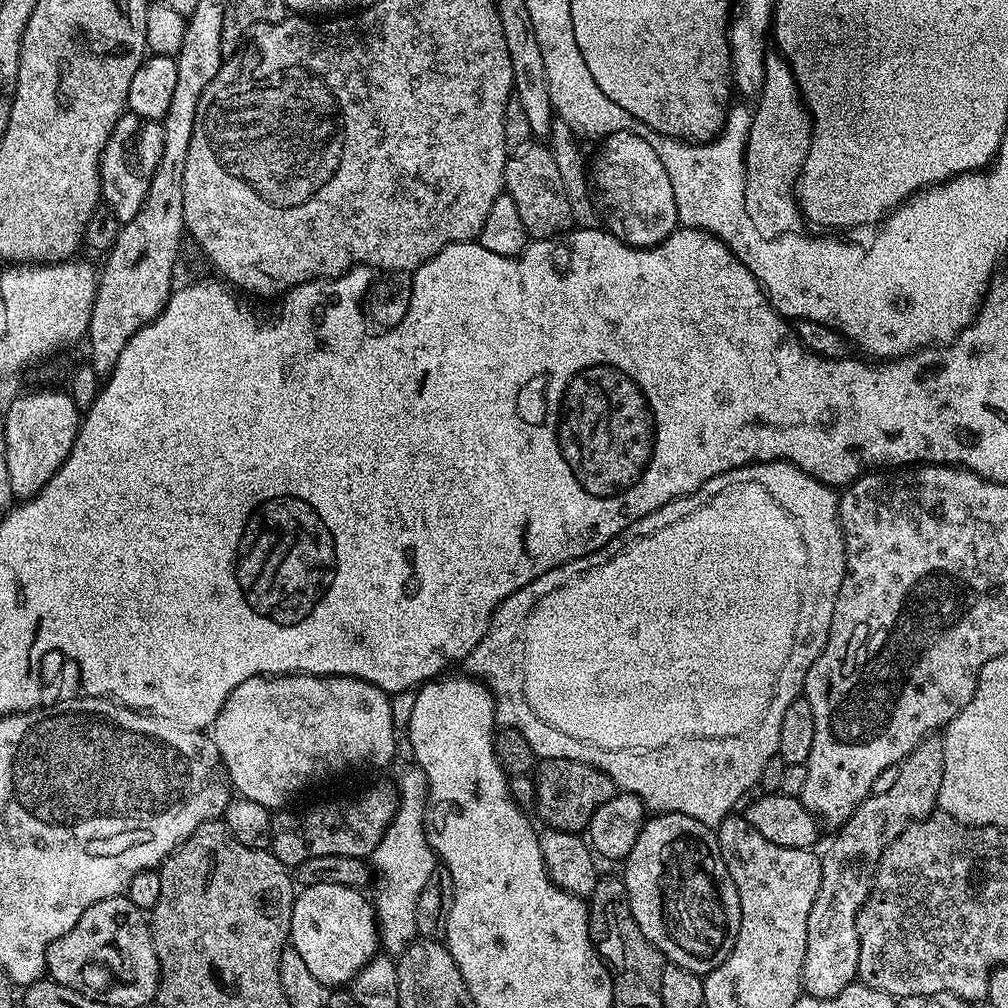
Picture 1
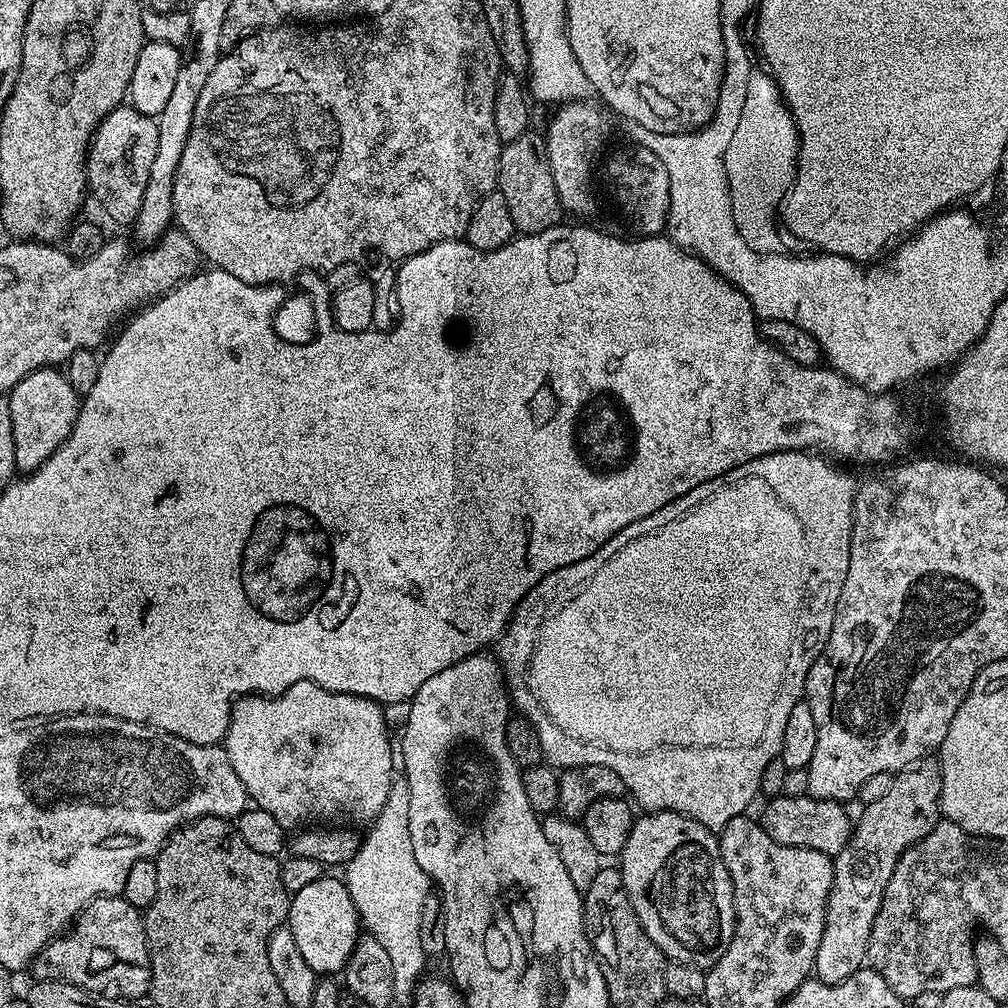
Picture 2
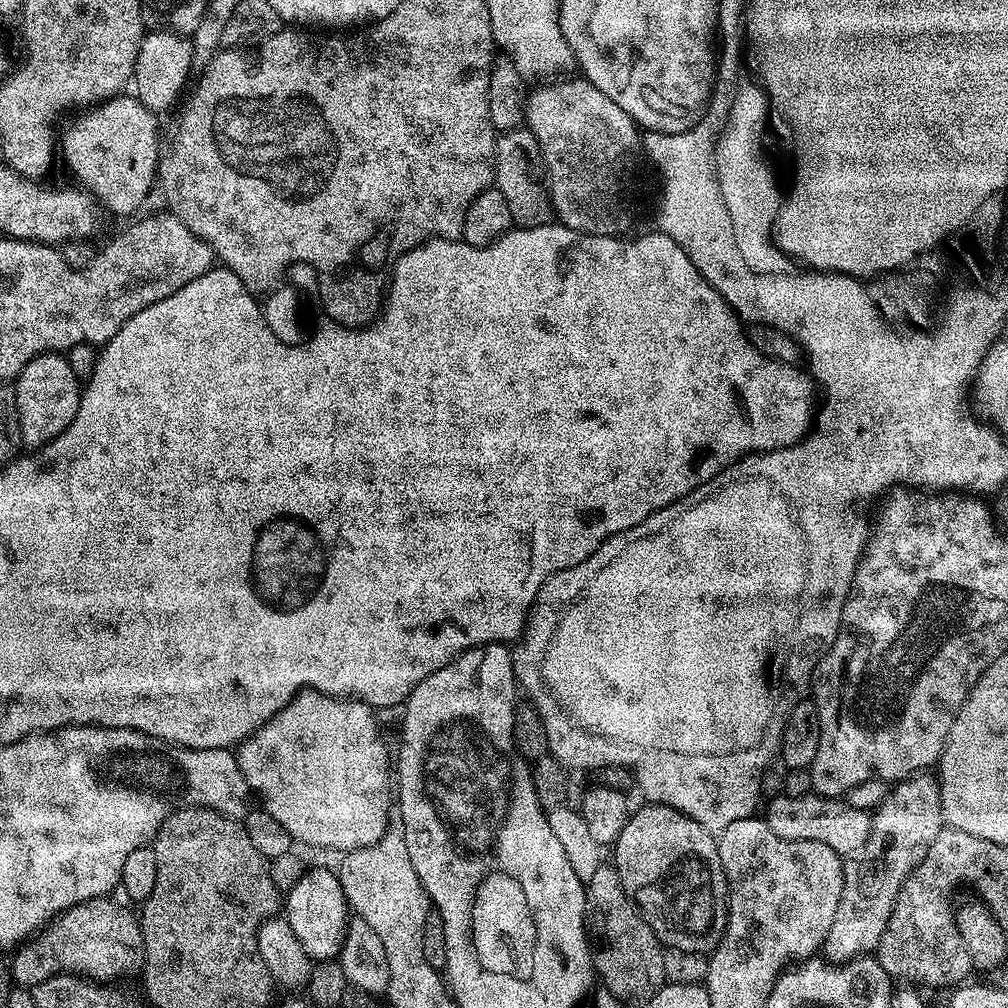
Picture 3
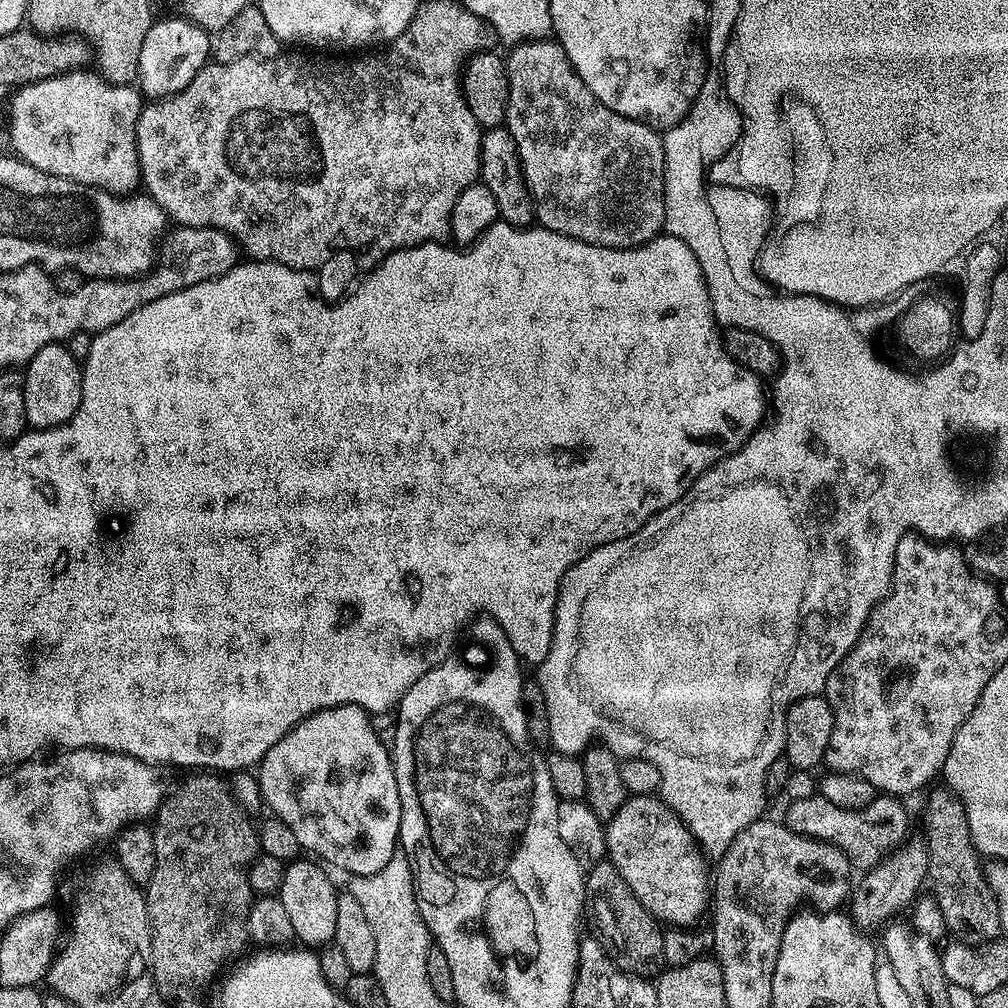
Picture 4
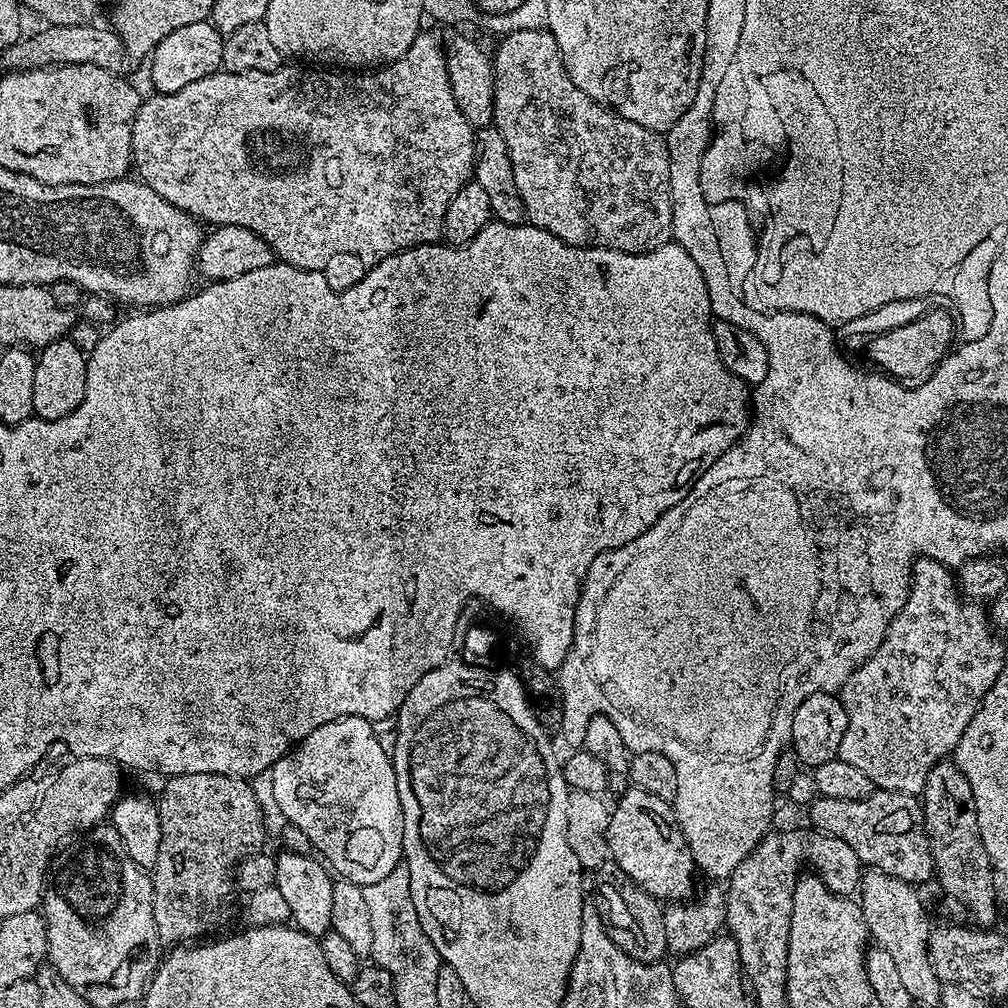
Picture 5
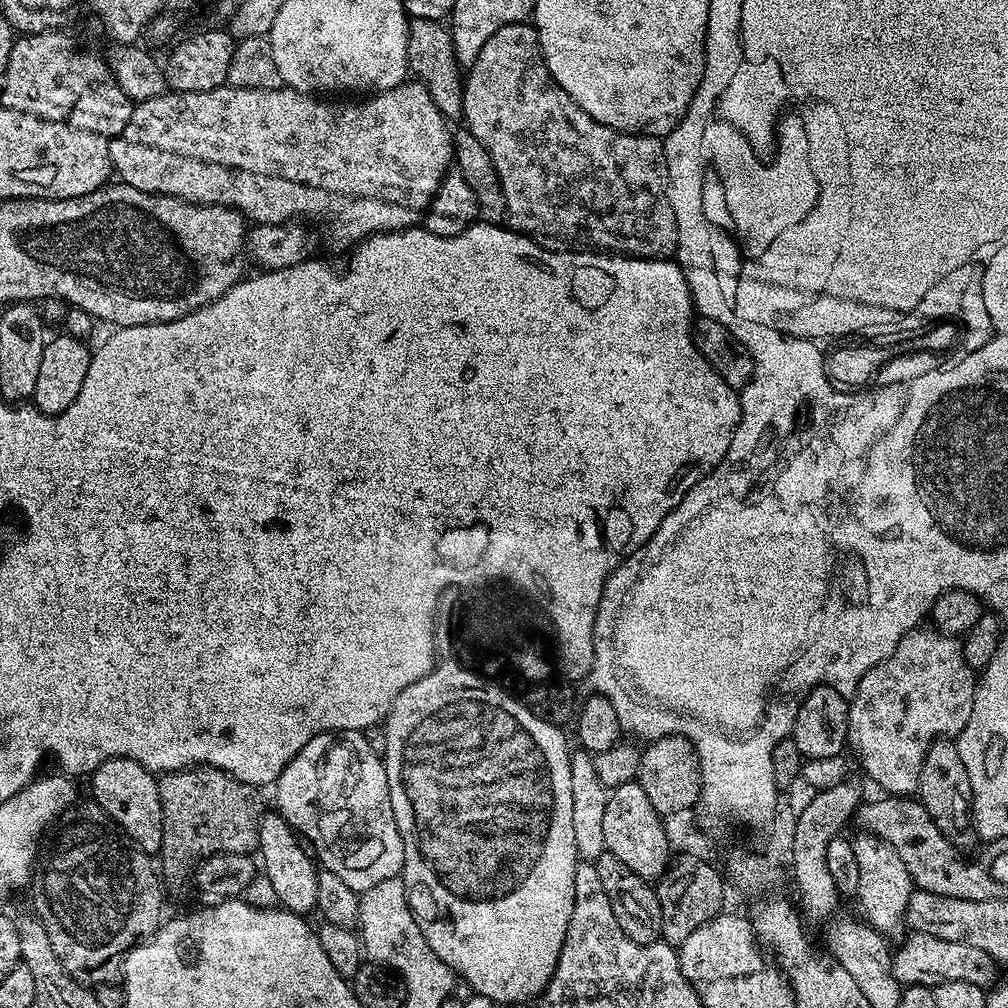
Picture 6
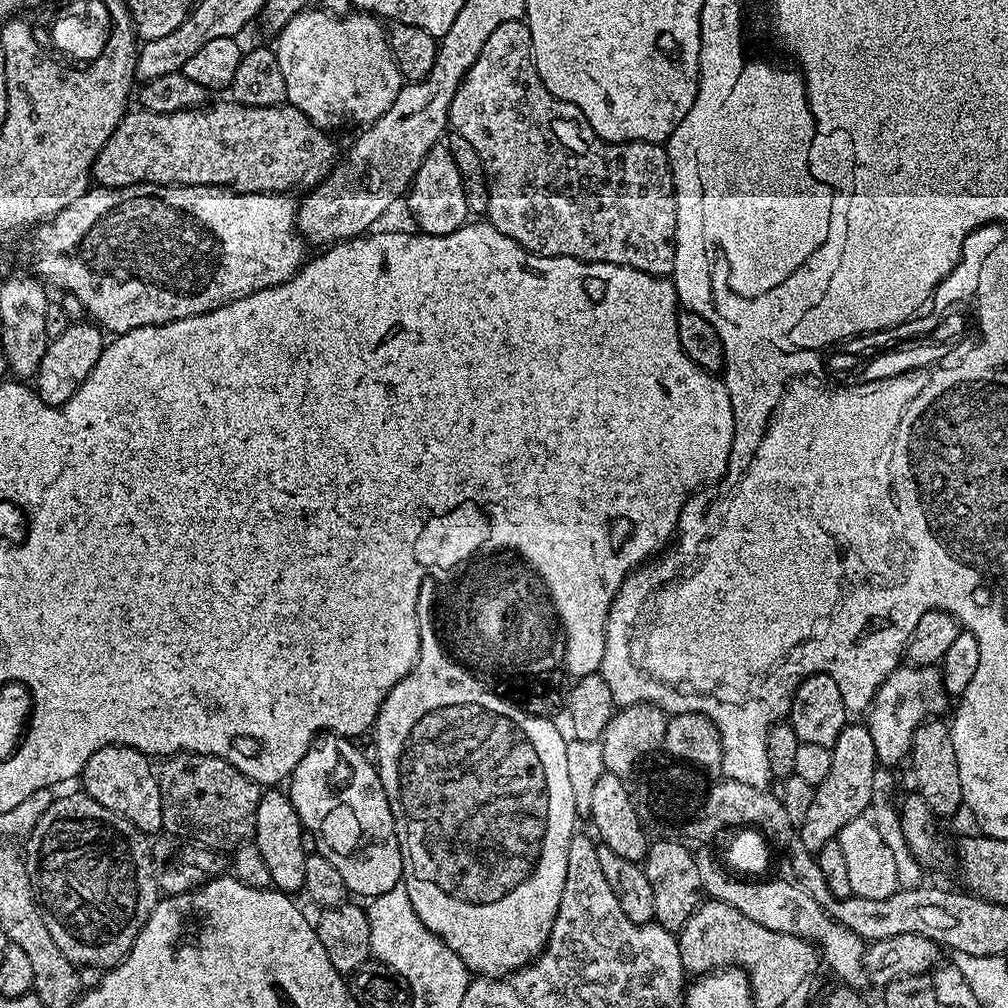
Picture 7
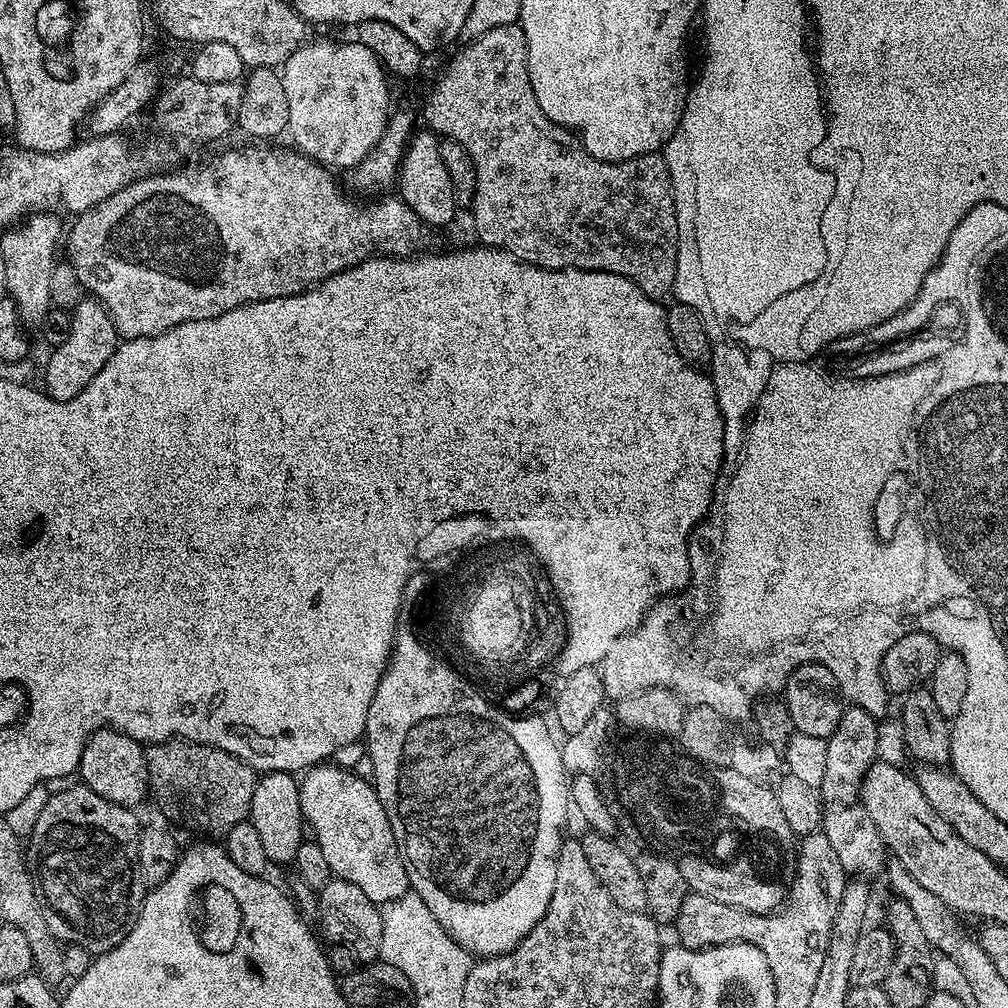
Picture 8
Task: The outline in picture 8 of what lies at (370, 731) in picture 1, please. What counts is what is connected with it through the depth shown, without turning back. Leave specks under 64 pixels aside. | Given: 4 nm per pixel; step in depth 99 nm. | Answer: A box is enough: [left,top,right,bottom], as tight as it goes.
[299,762,409,906]

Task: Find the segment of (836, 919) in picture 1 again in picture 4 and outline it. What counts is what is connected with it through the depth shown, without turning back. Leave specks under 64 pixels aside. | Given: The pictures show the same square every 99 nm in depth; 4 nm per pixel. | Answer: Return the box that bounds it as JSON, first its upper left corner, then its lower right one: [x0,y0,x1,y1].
[850,842,928,930]

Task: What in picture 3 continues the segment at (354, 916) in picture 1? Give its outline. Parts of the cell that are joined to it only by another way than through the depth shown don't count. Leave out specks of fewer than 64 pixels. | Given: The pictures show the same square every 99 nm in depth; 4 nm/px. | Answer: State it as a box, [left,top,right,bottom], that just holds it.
[282,867,350,961]

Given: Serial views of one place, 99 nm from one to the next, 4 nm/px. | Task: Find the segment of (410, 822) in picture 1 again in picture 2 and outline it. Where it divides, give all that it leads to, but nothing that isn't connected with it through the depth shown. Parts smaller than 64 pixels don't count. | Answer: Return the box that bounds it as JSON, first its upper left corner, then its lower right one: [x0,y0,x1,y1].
[342,778,430,1005]

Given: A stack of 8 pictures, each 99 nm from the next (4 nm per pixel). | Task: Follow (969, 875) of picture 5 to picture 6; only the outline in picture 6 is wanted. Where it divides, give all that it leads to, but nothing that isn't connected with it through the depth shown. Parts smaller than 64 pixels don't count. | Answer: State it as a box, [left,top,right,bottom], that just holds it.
[918,738,978,850]

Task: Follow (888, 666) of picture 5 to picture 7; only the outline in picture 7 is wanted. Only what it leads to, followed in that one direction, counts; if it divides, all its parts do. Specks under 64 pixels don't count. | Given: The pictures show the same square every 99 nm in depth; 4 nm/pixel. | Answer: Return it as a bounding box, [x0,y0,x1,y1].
[866,666,950,766]

